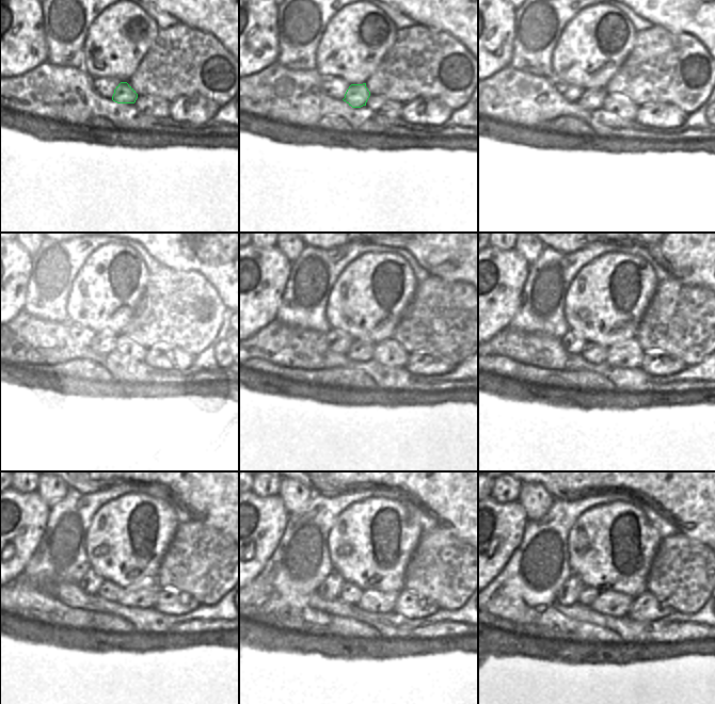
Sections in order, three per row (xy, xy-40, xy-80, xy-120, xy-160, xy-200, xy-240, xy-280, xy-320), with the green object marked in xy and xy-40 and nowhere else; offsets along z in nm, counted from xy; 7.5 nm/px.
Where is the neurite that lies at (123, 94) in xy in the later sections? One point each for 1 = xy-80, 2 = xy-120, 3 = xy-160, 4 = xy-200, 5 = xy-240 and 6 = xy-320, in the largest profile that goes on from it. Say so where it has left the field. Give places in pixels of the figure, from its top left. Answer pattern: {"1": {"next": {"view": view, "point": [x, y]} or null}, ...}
{"1": {"next": {"view": "xy-80", "point": [592, 98]}}, "2": {"next": {"view": "xy-120", "point": [106, 341]}}, "3": {"next": {"view": "xy-160", "point": [338, 341]}}, "4": {"next": {"view": "xy-200", "point": [572, 342]}}, "5": {"next": {"view": "xy-240", "point": [91, 584]}}, "6": {"next": {"view": "xy-320", "point": [568, 594]}}}

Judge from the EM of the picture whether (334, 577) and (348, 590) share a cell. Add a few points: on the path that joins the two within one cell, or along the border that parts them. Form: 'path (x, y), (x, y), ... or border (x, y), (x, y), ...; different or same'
border (345, 581), (337, 597); different

